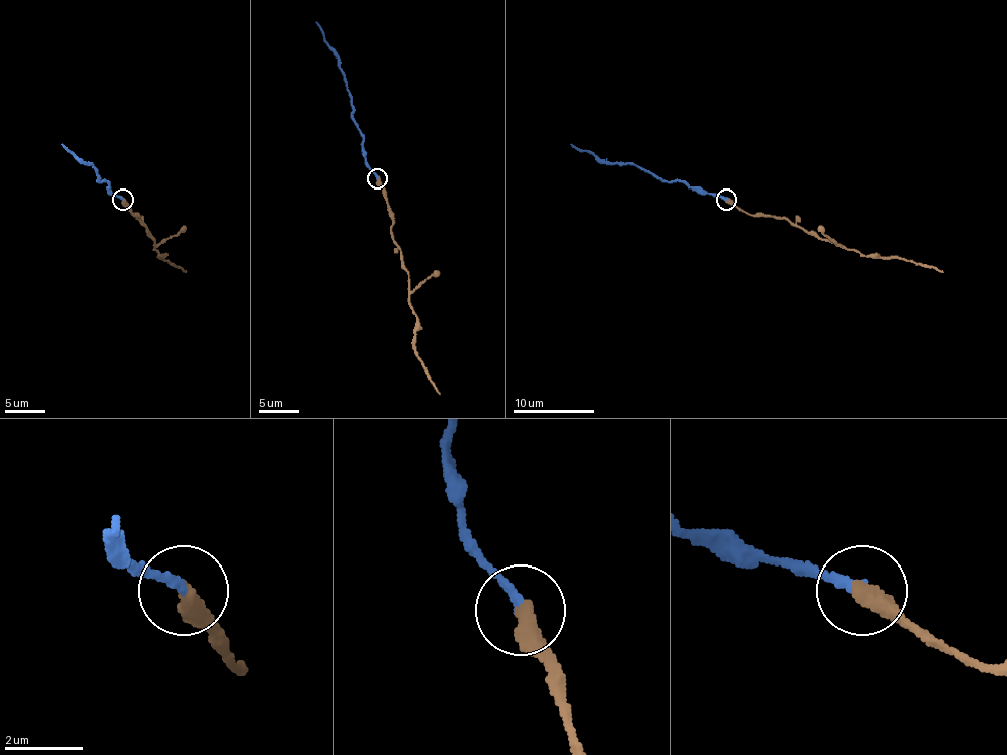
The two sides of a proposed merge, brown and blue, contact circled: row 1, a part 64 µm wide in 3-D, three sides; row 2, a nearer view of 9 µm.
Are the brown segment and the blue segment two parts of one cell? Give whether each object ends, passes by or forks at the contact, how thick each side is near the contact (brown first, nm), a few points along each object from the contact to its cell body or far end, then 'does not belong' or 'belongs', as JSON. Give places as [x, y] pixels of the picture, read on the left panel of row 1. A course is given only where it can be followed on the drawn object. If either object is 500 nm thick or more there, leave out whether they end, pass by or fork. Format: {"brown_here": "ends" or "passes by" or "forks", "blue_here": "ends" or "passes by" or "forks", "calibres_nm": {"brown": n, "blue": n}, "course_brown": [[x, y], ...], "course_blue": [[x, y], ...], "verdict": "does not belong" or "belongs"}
{"calibres_nm": {"brown": 500, "blue": 240}, "course_brown": [[122, 199], [154, 239], [154, 249], [162, 255], [160, 257], [185, 272]], "course_blue": [[122, 199], [108, 189], [104, 180], [98, 180], [92, 164], [86, 164], [62, 143]], "verdict": "does not belong"}

